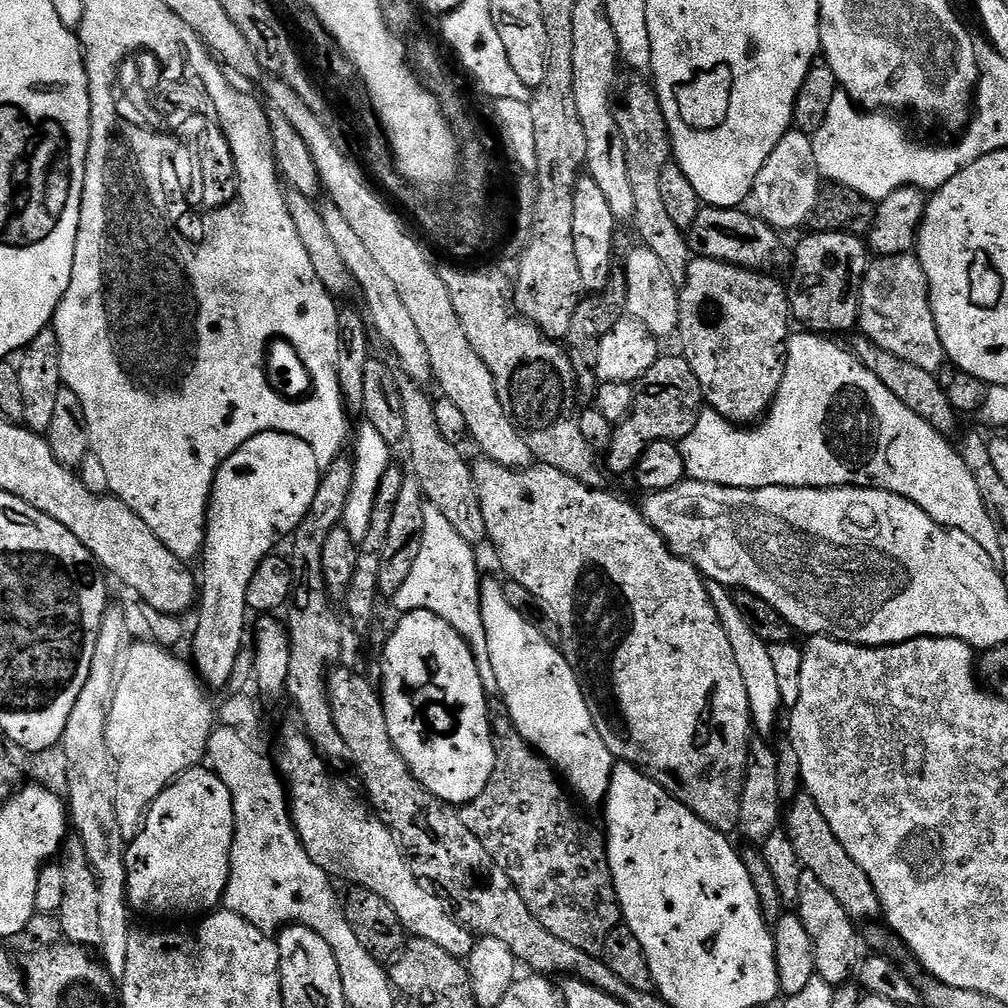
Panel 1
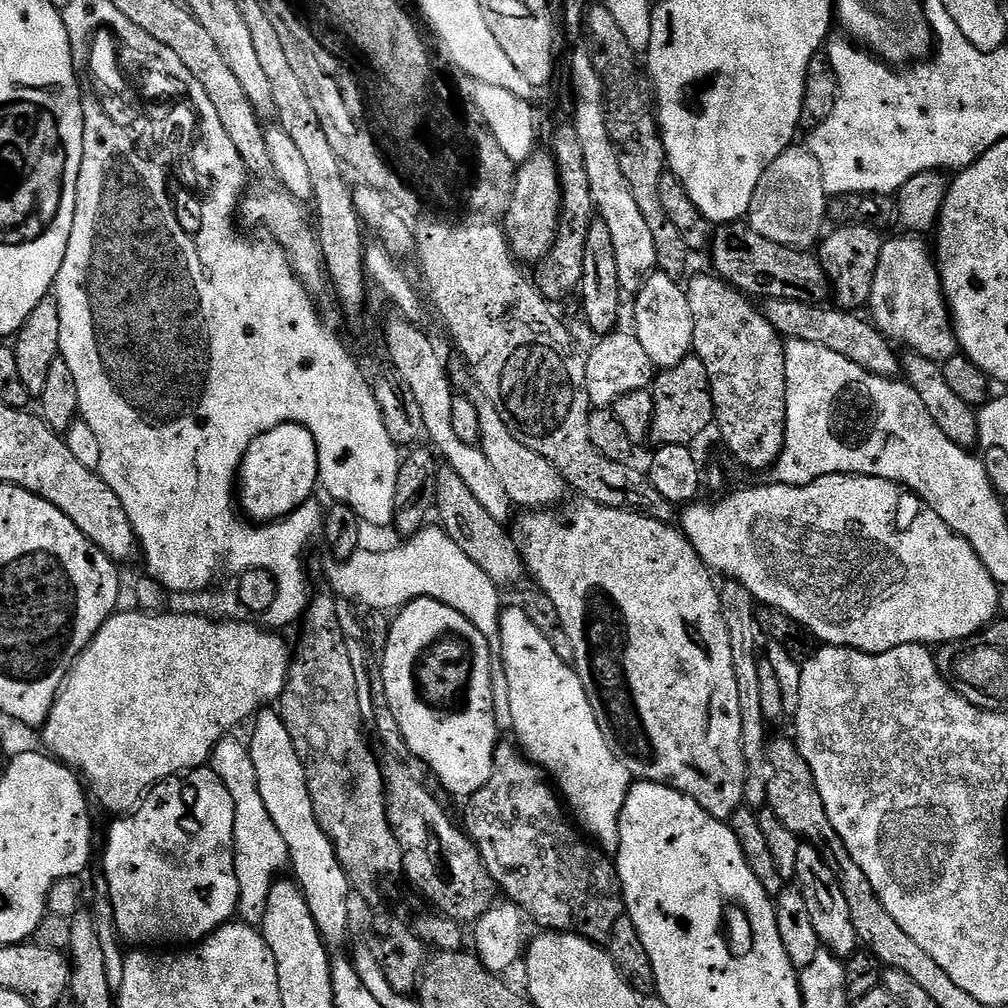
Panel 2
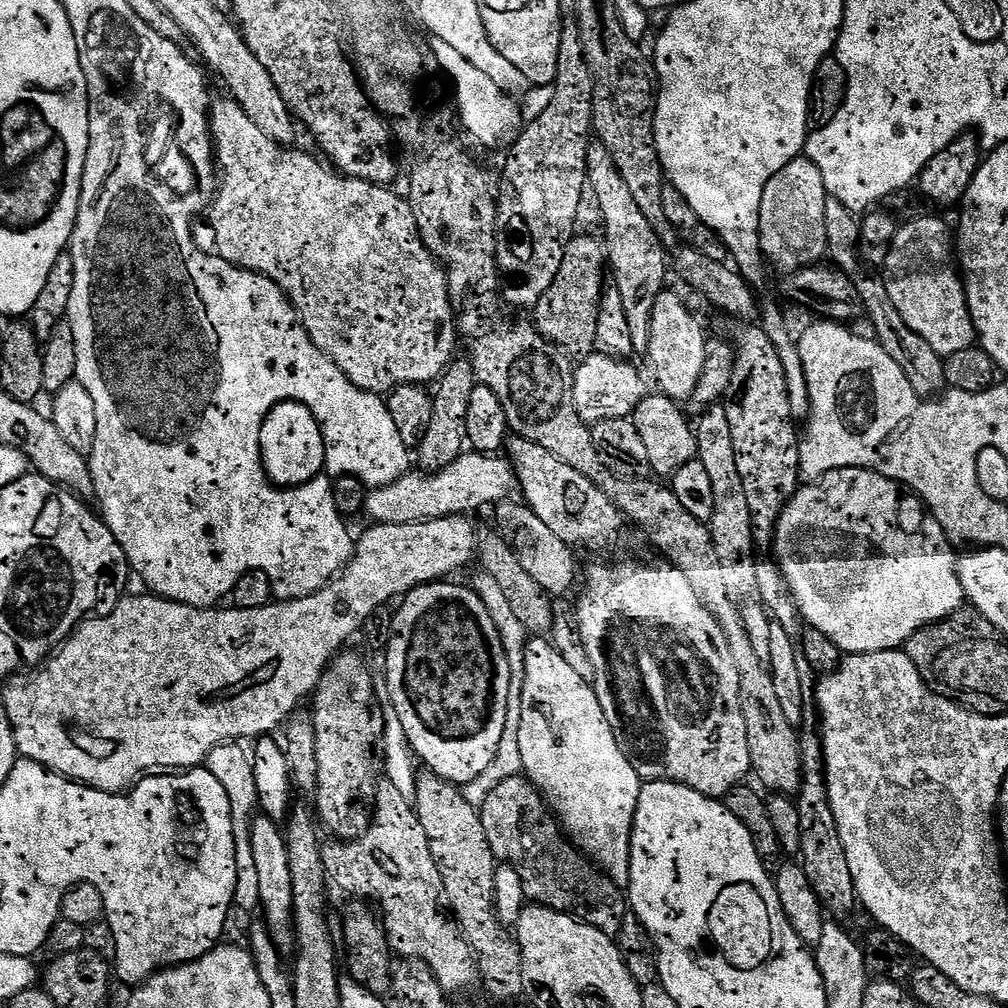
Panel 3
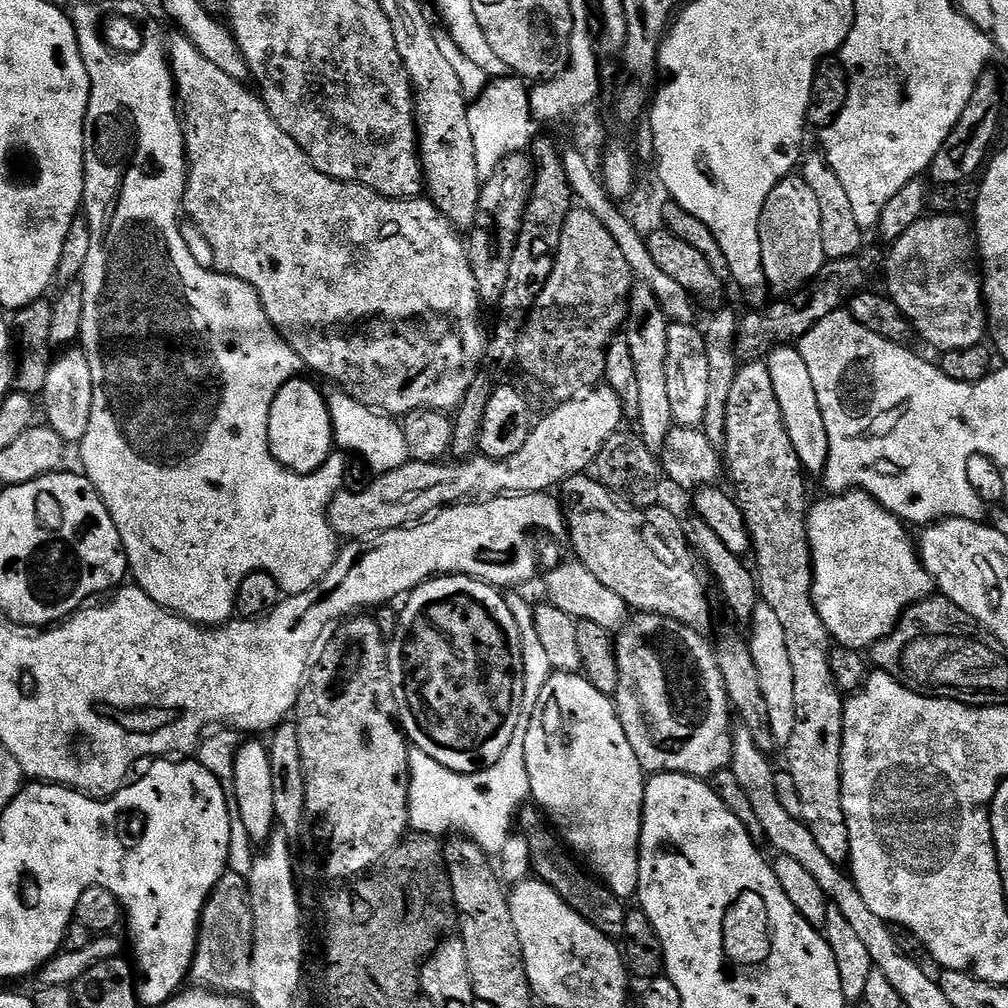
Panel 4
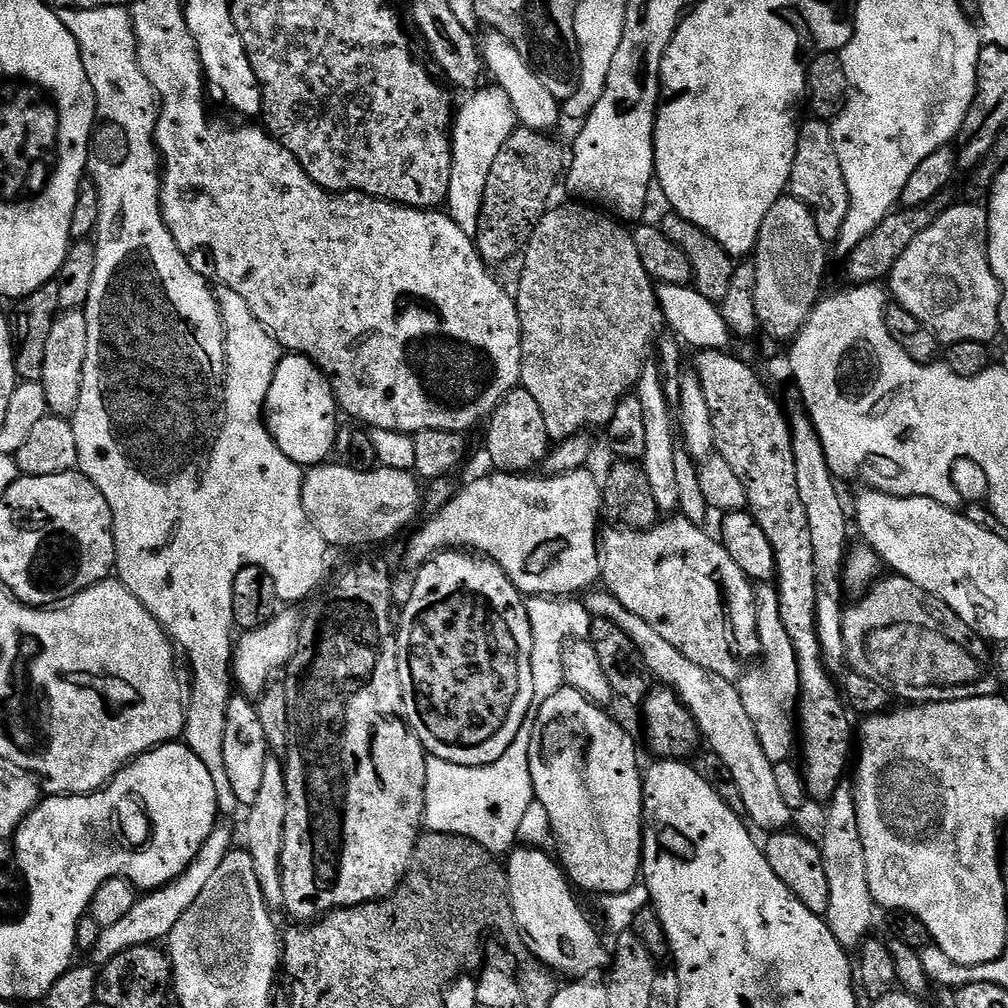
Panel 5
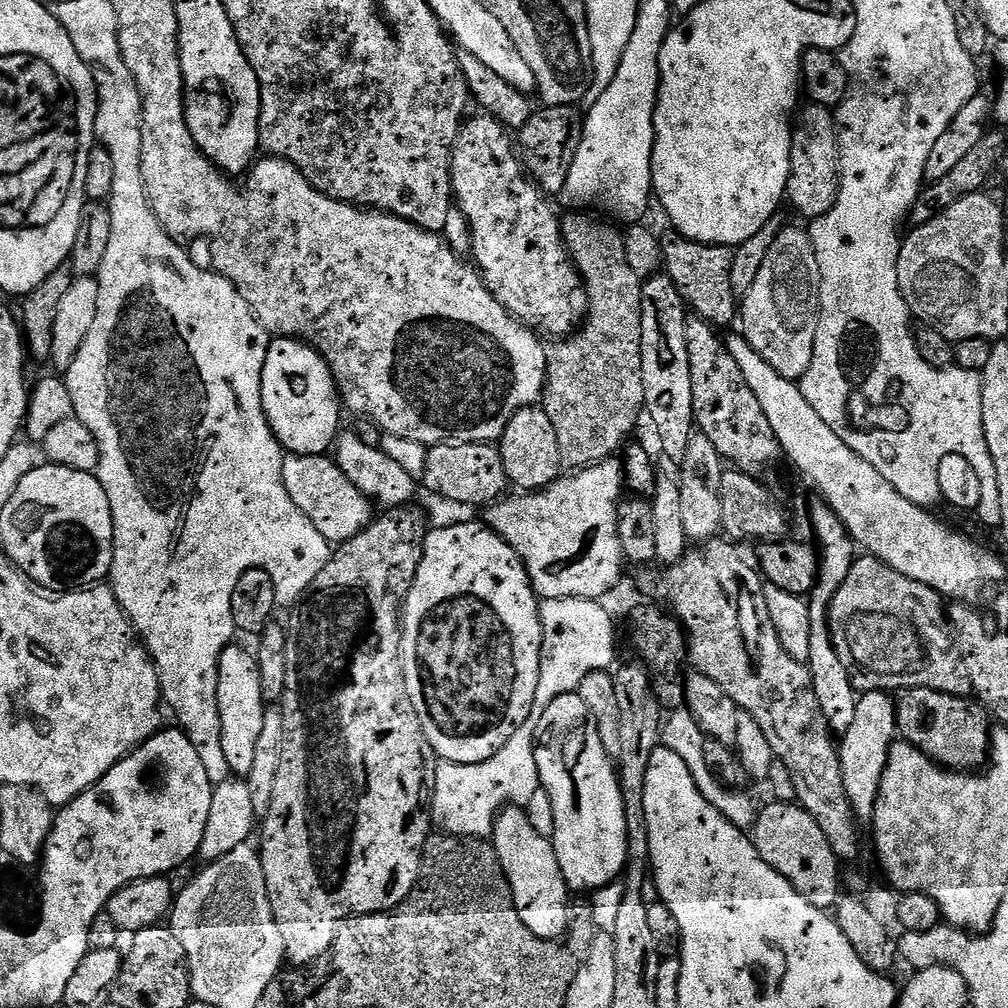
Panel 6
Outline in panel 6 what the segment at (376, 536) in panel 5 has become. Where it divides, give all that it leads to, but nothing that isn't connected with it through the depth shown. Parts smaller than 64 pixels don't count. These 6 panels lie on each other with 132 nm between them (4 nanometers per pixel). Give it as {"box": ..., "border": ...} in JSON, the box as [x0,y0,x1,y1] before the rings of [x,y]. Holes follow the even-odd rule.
{"box":[282,454,374,546],"border":[[[291,454],[284,457],[284,469],[282,478],[286,486],[286,494],[310,518],[310,522],[326,538],[329,544],[339,546],[345,544],[350,538],[354,538],[374,519],[373,501],[342,474],[342,470],[336,465],[335,459],[327,455],[322,456],[293,456]]]}

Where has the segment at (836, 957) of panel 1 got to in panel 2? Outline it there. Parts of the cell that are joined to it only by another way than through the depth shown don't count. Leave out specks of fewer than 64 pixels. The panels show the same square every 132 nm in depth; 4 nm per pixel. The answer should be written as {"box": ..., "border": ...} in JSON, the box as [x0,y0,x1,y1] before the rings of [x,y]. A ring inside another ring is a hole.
{"box":[794,842,861,958],"border":[[[801,842],[798,846],[798,870],[794,884],[800,889],[802,898],[806,898],[806,907],[810,909],[810,918],[814,922],[814,930],[818,930],[821,945],[841,958],[850,957],[858,951],[861,942],[850,919],[846,894],[842,894],[842,886],[838,886],[838,878],[824,861],[824,855],[807,842]]]}

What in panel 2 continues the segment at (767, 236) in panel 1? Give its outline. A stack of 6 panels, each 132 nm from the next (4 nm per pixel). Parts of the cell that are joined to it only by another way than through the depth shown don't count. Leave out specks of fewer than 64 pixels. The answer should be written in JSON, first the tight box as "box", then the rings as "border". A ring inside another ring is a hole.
{"box":[712,222,829,305],"border":[[[746,222],[721,224],[715,231],[712,236],[712,264],[716,268],[713,269],[715,275],[721,280],[728,281],[733,288],[739,288],[741,292],[752,298],[760,296],[759,298],[769,300],[793,300],[803,304],[823,305],[827,301],[824,300],[827,296],[829,299],[828,275],[824,273],[824,267],[811,251],[787,248],[778,242],[770,242],[770,238],[762,238],[762,234],[758,234],[758,230],[754,230]]]}

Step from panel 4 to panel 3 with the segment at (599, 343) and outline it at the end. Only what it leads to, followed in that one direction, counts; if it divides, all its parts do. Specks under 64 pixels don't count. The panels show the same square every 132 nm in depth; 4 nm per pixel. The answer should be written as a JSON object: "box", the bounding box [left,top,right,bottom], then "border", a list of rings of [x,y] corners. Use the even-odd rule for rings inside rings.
{"box":[534,235,606,354],"border":[[[573,235],[568,241],[558,278],[542,294],[534,309],[534,327],[545,340],[565,353],[588,354],[595,349],[598,334],[598,310],[606,287],[606,248],[592,236]]]}

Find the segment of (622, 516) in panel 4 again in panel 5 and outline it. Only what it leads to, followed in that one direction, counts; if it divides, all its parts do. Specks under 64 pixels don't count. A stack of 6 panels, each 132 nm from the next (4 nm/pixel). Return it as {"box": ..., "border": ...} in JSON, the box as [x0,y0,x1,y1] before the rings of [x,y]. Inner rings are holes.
{"box":[598,514,760,681],"border":[[[679,514],[661,519],[654,527],[643,530],[611,527],[605,527],[598,536],[600,580],[607,592],[622,606],[626,606],[630,614],[638,614],[642,622],[654,626],[657,634],[666,638],[666,642],[670,642],[674,650],[686,654],[690,662],[714,674],[722,674],[722,678],[727,680],[739,681],[760,655],[756,590],[753,581],[742,574],[742,570],[738,570],[734,558],[726,554],[719,539],[713,533],[711,536],[710,533],[703,532],[705,529],[701,525],[690,522]]]}

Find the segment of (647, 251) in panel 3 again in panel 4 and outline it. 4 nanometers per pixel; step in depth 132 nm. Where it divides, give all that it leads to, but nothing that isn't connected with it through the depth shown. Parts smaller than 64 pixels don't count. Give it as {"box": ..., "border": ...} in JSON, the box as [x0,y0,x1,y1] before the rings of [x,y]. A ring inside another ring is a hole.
{"box":[622,283,674,453],"border":[[[637,283],[628,294],[626,327],[622,336],[630,346],[630,362],[634,366],[634,378],[638,382],[638,406],[634,409],[634,416],[640,419],[638,435],[654,453],[659,453],[666,434],[674,426],[670,414],[670,397],[666,391],[666,338],[669,323],[652,291],[644,284]]]}

